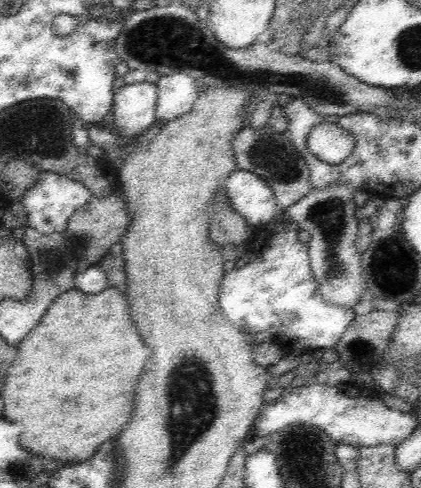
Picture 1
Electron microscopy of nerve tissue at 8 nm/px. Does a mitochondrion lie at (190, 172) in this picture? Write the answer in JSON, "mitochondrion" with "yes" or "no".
{"mitochondrion":"no"}

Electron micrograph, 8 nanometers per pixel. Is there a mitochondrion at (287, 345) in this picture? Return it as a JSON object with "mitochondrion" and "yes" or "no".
{"mitochondrion":"no"}

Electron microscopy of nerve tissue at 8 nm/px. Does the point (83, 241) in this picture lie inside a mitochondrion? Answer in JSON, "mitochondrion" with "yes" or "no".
{"mitochondrion":"yes"}

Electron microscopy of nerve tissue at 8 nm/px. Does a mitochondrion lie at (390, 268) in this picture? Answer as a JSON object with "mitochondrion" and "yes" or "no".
{"mitochondrion":"yes"}

